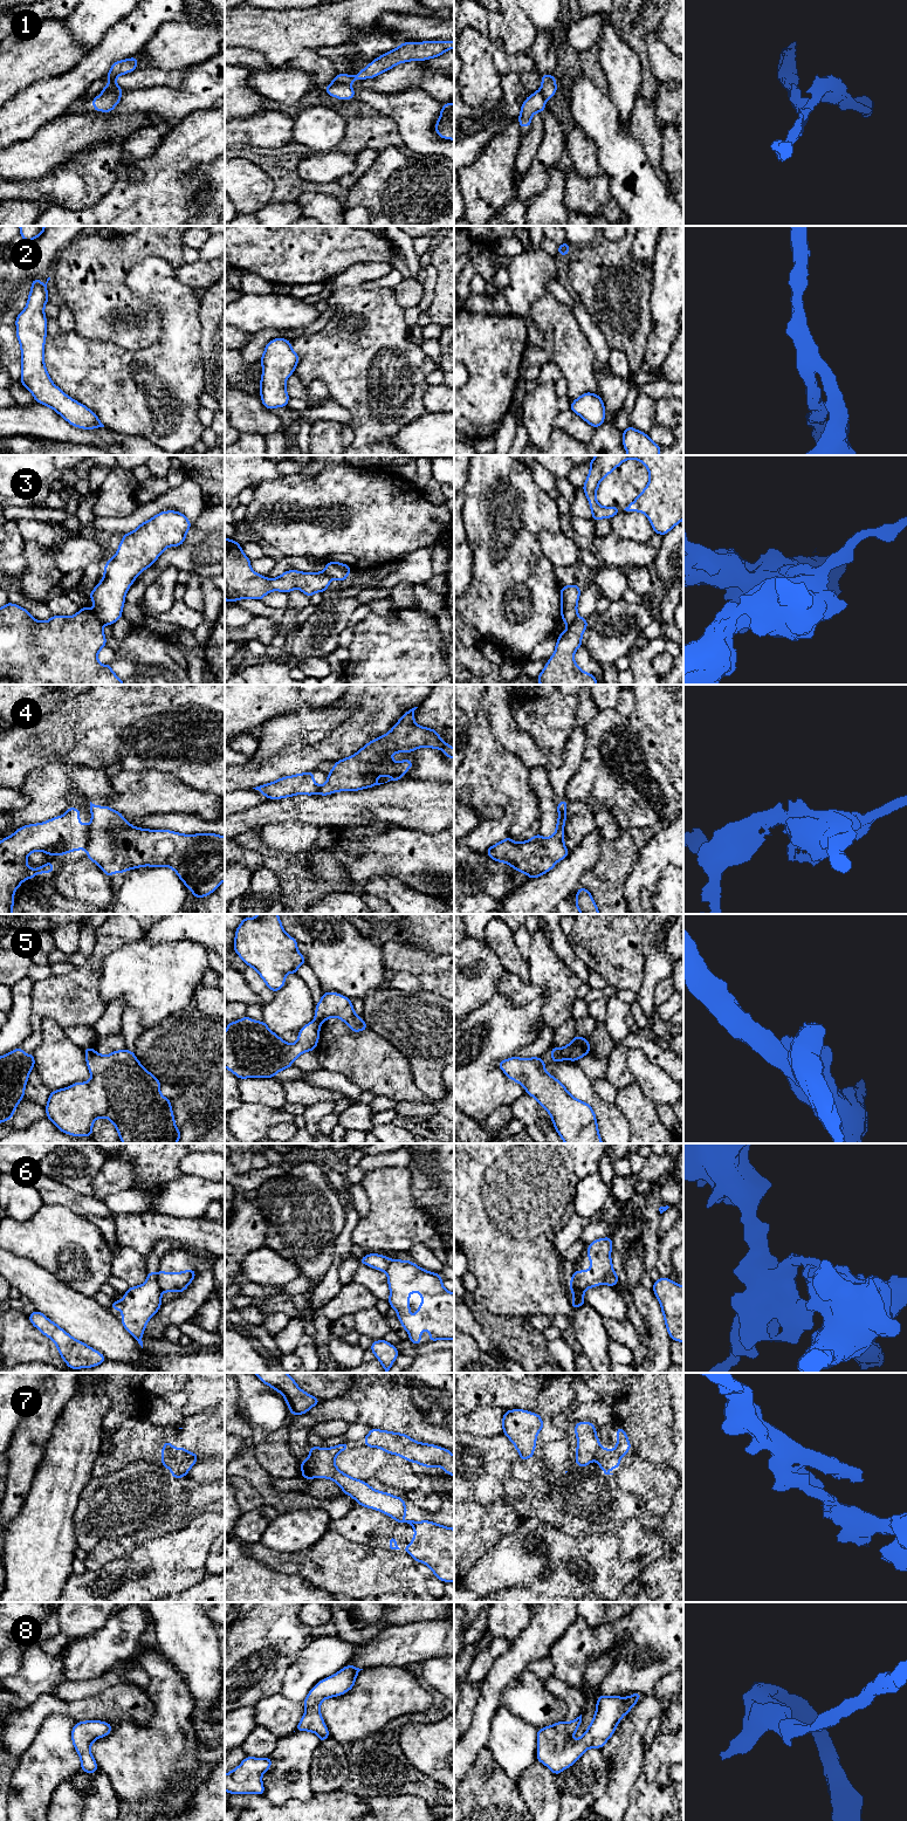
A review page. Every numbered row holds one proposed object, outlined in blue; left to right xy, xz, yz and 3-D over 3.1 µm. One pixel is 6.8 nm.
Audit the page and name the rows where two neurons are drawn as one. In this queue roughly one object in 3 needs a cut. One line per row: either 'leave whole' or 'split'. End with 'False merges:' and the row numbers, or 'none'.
1: split
2: leave whole
3: split
4: split
5: split
6: split
7: split
8: leave whole
False merges: 1, 3, 4, 5, 6, 7

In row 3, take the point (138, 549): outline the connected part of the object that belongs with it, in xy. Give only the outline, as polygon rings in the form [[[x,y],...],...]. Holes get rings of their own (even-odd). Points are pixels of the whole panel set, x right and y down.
[[[169,510],[157,514],[149,521],[140,523],[136,530],[123,536],[117,552],[104,565],[102,580],[89,593],[94,602],[91,611],[103,625],[112,625],[122,618],[125,595],[137,576],[146,568],[152,566],[167,547],[181,545],[190,528],[191,522],[184,514]]]

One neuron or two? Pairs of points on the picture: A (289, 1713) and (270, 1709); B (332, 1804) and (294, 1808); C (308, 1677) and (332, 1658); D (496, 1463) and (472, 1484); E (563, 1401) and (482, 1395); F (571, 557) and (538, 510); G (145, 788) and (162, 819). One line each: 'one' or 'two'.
A: one
B: one
C: one
D: one
E: one
F: two
G: two

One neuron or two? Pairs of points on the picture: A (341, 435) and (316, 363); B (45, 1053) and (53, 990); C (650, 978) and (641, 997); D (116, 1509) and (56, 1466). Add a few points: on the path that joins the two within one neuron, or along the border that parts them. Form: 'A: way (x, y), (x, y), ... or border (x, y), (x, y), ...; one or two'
A: border (348, 425), (352, 431), (352, 442); two
B: border (63, 1028), (53, 1019), (46, 1018), (40, 1029); two
C: way (648, 983), (646, 993); one
D: border (91, 1476), (80, 1496), (74, 1512); two

